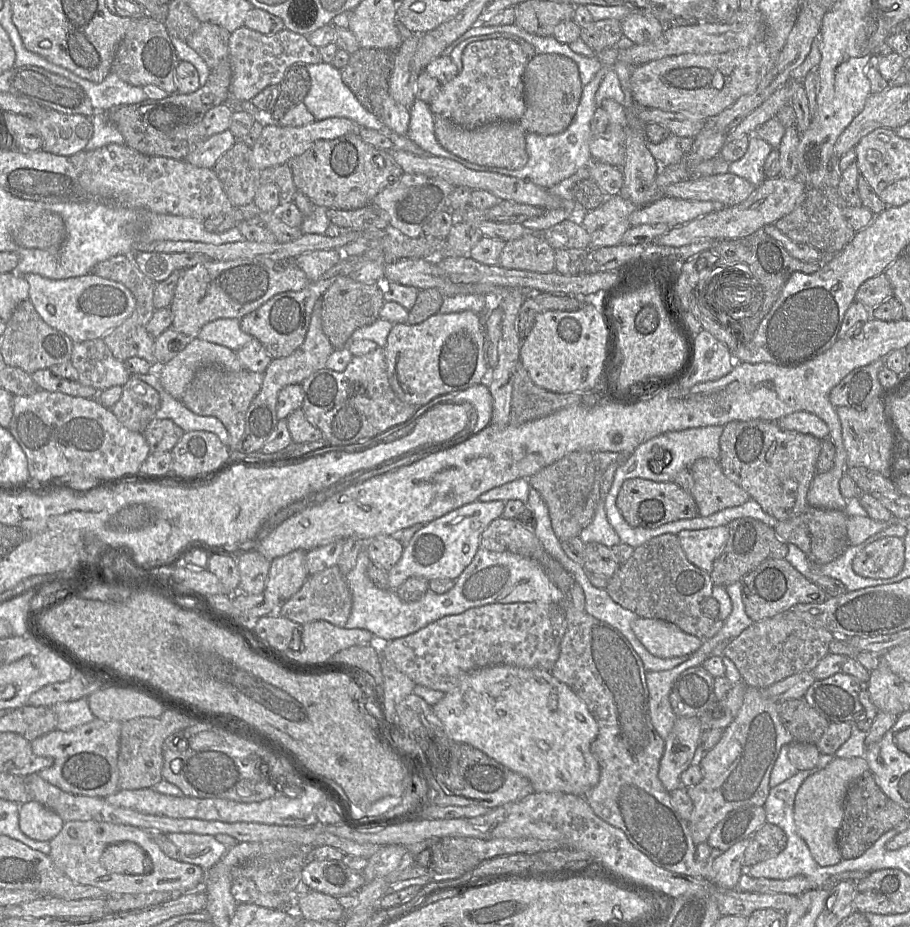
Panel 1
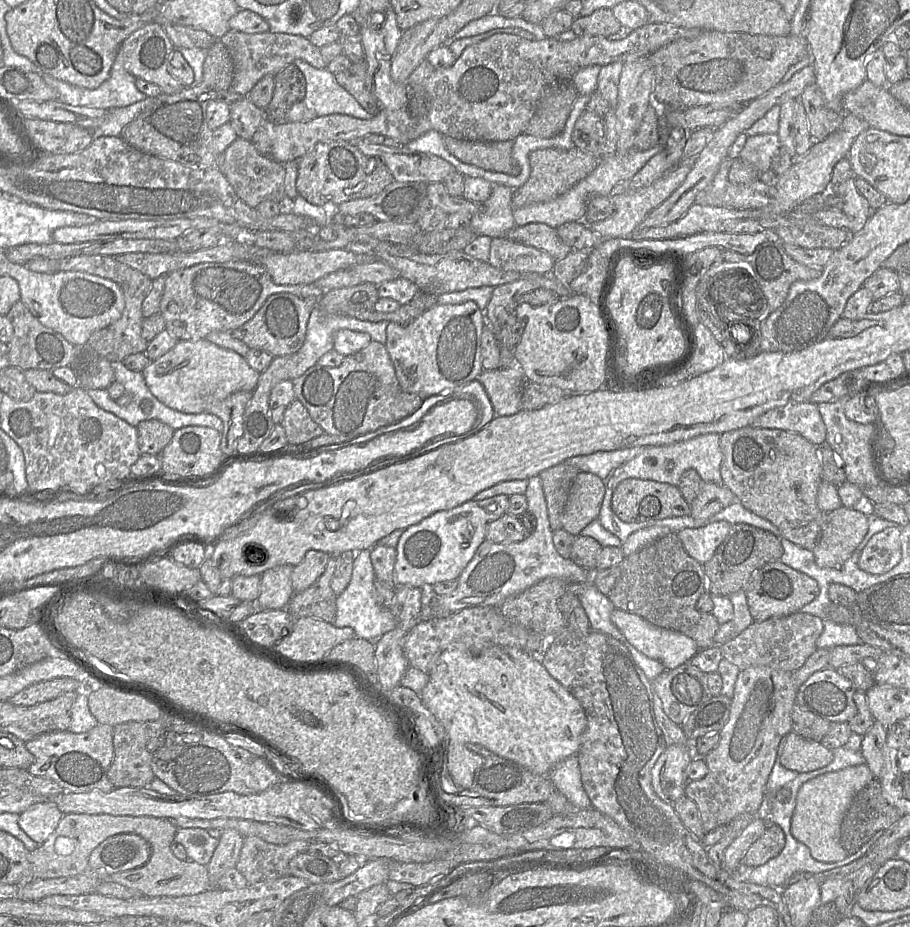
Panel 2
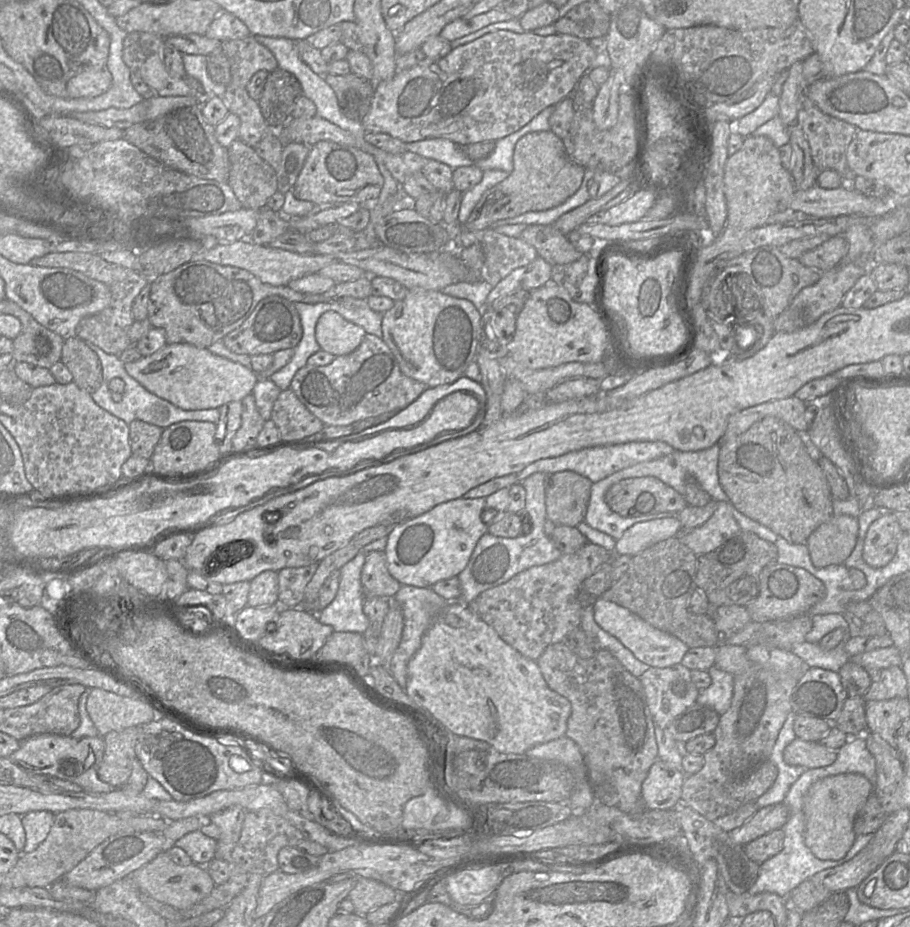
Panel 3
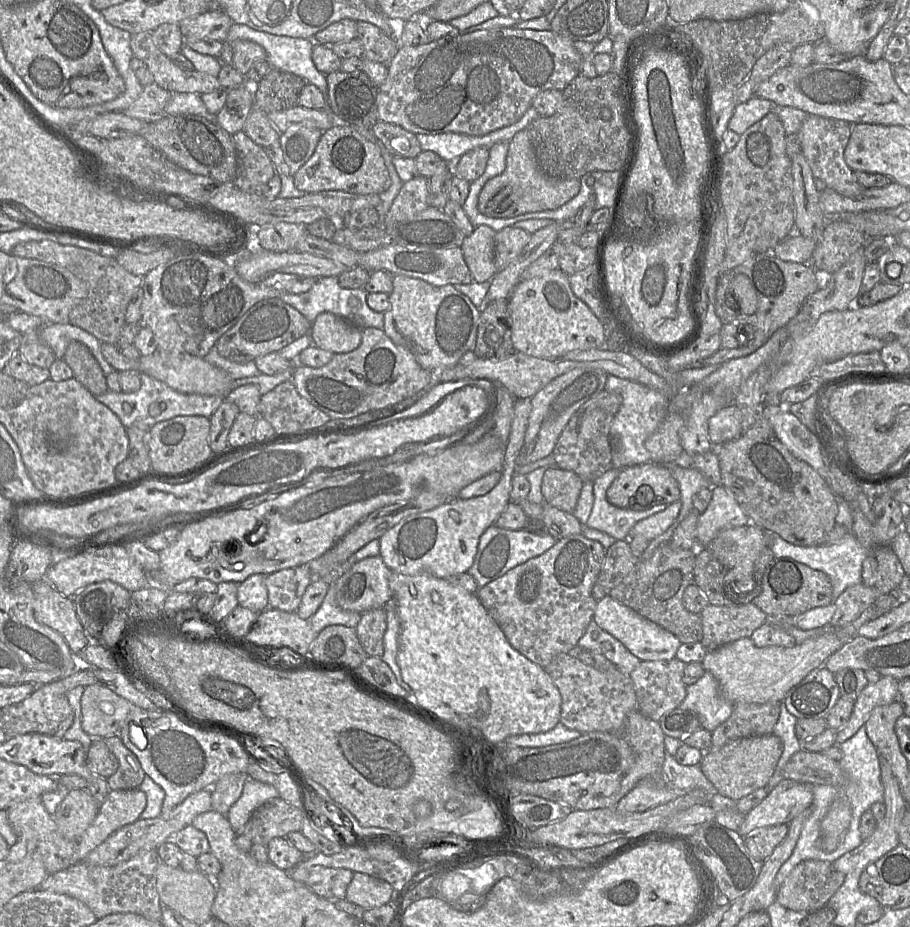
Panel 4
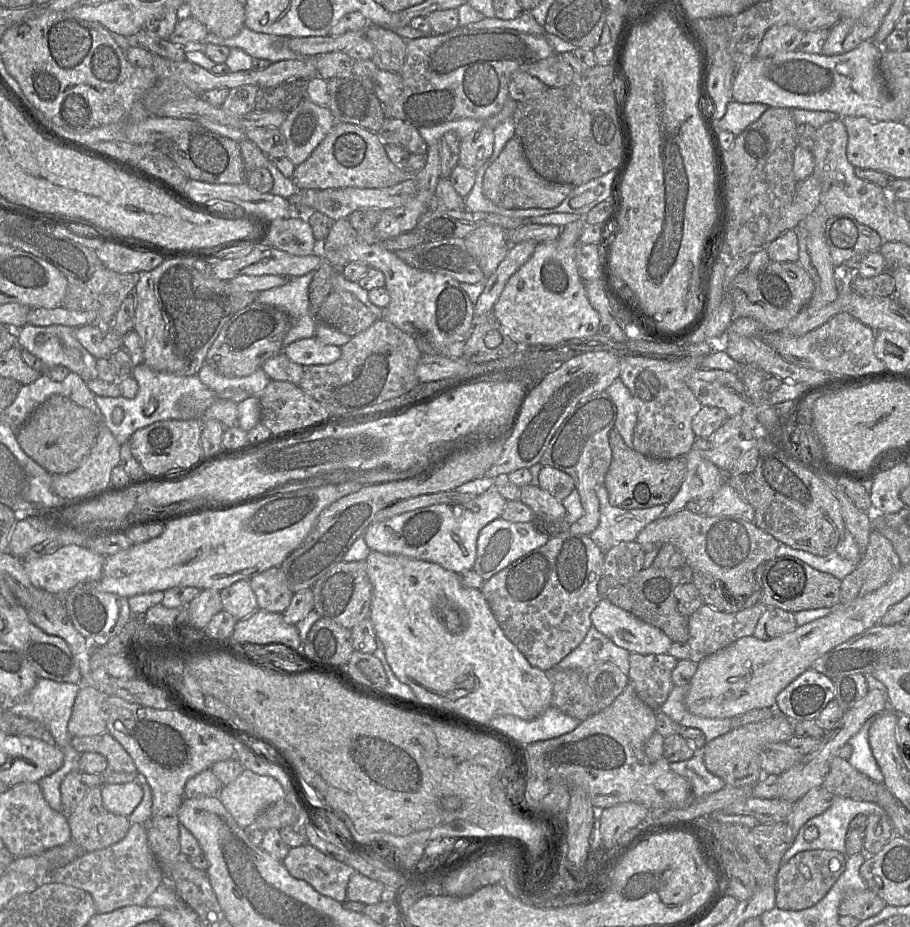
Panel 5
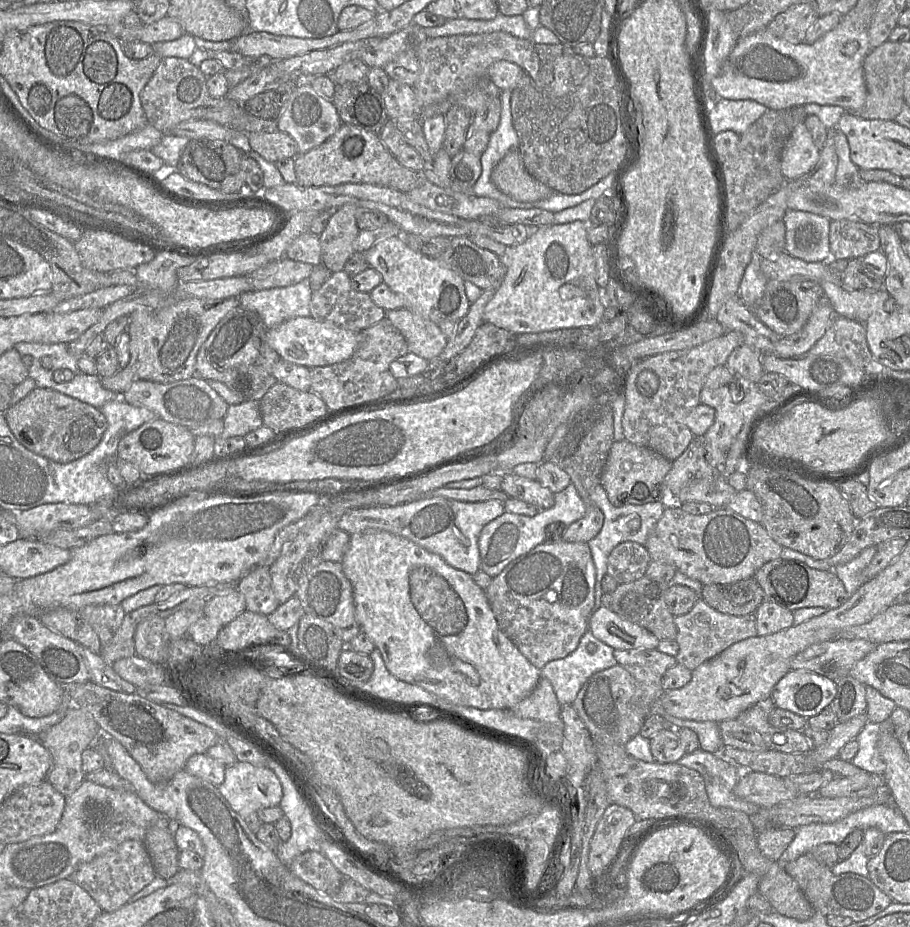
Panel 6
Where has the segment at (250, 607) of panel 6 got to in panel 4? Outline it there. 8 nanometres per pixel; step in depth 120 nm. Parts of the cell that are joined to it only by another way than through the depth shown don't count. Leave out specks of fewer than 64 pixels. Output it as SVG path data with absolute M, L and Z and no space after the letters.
M308 564L266 575L268 606L285 612L296 612L306 588L312 581Z

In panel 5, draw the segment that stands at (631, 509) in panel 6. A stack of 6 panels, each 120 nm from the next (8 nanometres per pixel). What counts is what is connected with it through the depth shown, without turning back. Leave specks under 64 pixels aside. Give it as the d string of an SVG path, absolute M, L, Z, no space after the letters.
M604 484L597 487L600 506L600 521L597 528L589 534L591 540L599 546L603 554L621 542L634 541L639 532L651 522L660 518L666 505L656 505L645 509L622 509L609 503L607 489Z

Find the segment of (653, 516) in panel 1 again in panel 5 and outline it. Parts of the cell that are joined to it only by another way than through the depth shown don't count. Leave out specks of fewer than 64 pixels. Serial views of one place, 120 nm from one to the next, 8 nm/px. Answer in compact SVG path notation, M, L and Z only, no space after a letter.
M614 427L609 432L608 442L611 463L603 484L612 506L622 509L645 509L667 505L675 497L686 475L686 456L672 459L648 457L626 446Z

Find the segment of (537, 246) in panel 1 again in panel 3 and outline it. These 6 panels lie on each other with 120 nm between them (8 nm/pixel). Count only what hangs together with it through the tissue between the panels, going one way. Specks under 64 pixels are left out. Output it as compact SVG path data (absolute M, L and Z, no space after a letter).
M494 229L482 232L484 267L482 280L494 287L516 268L526 266L538 257L536 249L519 237L500 234Z

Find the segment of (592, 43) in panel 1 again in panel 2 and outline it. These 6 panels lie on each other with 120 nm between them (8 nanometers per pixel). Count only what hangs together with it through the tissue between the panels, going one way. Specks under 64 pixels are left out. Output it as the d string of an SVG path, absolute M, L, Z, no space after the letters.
M597 9L588 16L579 16L573 20L571 31L577 36L608 37L615 34L621 24L611 9Z

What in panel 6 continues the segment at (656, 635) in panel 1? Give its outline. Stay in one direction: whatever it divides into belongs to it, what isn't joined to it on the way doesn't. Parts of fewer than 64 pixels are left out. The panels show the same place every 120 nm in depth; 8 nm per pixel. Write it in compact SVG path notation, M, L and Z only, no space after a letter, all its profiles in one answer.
M601 606L589 617L593 635L613 649L657 649L660 640L645 628Z

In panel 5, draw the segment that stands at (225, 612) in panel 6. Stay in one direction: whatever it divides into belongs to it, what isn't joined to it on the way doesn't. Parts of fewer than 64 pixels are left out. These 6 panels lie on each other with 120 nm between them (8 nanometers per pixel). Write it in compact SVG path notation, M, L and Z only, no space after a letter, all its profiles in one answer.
M240 580L220 591L223 610L230 613L237 621L258 610L256 596L249 580Z

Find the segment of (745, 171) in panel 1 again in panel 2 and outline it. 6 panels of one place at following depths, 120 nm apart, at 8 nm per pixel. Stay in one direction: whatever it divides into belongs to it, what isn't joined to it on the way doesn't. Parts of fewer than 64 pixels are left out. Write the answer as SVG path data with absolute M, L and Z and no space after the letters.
M778 134L748 136L739 158L757 168L760 173L771 169L771 161L781 146Z

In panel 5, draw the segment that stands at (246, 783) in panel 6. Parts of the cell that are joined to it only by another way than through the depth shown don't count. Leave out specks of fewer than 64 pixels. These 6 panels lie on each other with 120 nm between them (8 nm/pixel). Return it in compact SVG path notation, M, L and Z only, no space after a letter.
M244 769L234 781L220 789L218 797L238 826L245 829L254 822L256 816L263 809L285 799L286 792L275 778L258 775L248 769Z

